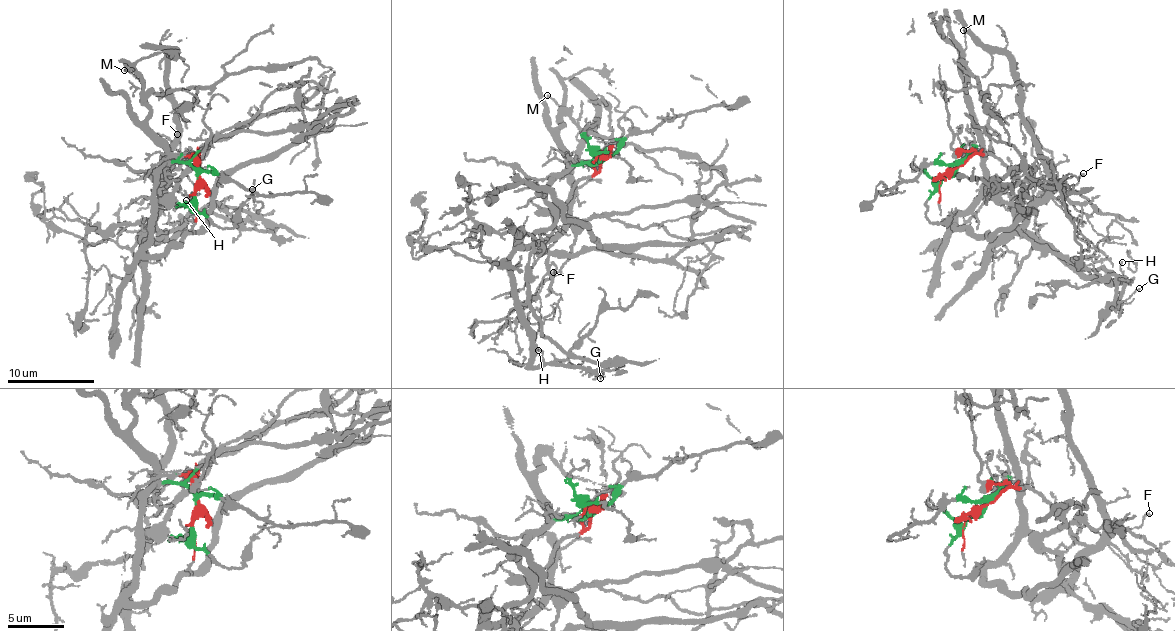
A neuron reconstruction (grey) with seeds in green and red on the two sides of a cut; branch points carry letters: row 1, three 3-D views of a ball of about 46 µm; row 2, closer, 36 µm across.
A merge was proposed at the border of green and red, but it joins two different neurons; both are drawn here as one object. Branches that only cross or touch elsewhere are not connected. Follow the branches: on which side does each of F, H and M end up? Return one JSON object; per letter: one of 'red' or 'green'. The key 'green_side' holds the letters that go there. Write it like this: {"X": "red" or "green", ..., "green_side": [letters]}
{"F": "red", "H": "red", "M": "green", "green_side": ["M"]}

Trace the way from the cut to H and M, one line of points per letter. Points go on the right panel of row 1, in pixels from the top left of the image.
H: (952, 171), (985, 152), (1035, 200), (1024, 228), (1052, 244), (1063, 262), (1083, 276), (1127, 282), (1122, 261)
M: (953, 172), (968, 150), (979, 145), (979, 129), (965, 100), (963, 29)

